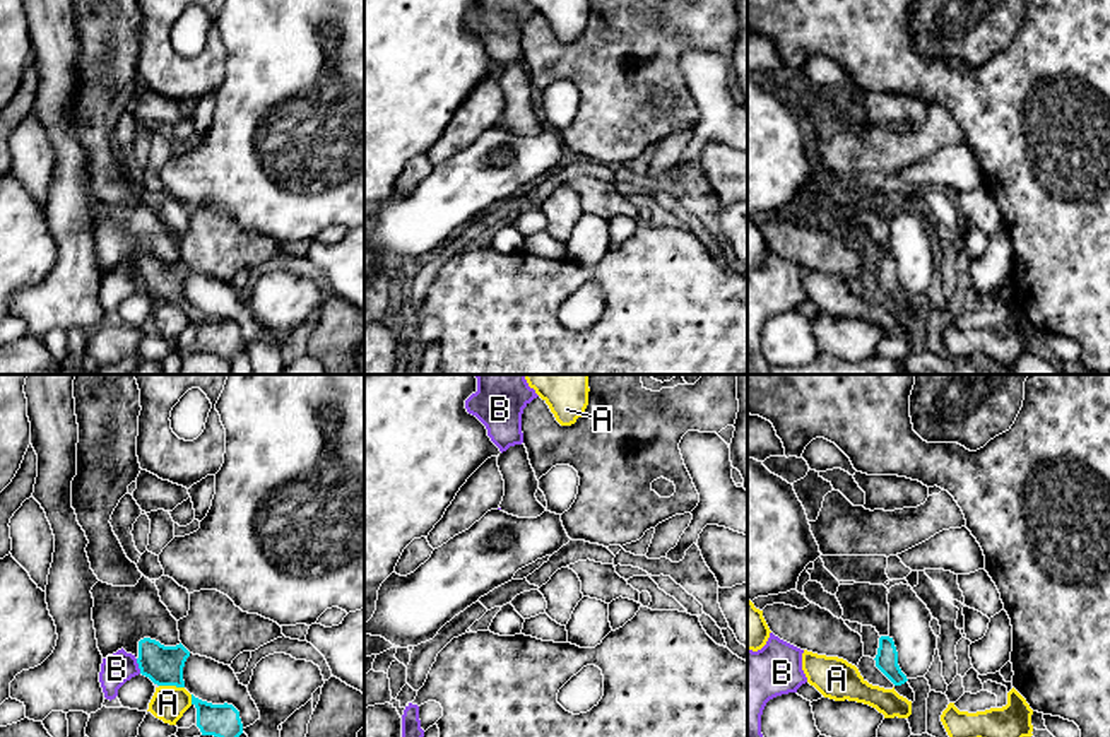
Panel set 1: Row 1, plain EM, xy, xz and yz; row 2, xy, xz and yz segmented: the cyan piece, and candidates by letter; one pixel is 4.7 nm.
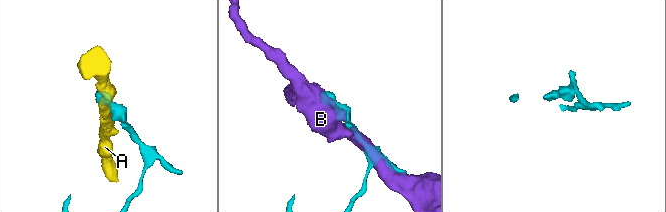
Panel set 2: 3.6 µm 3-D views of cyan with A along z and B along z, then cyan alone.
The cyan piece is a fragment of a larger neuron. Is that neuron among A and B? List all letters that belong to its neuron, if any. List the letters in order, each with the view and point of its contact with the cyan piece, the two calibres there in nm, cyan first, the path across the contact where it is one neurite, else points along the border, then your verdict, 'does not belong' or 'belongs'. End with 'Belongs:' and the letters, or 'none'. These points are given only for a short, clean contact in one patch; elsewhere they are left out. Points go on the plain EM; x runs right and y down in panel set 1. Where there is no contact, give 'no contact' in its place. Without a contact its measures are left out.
A: xy (171, 301) | 180/160 nm | along xy (159, 301), (183, 305) | does not belong
B: xy (139, 283) | 180/150 nm | does not belong
Belongs: none

